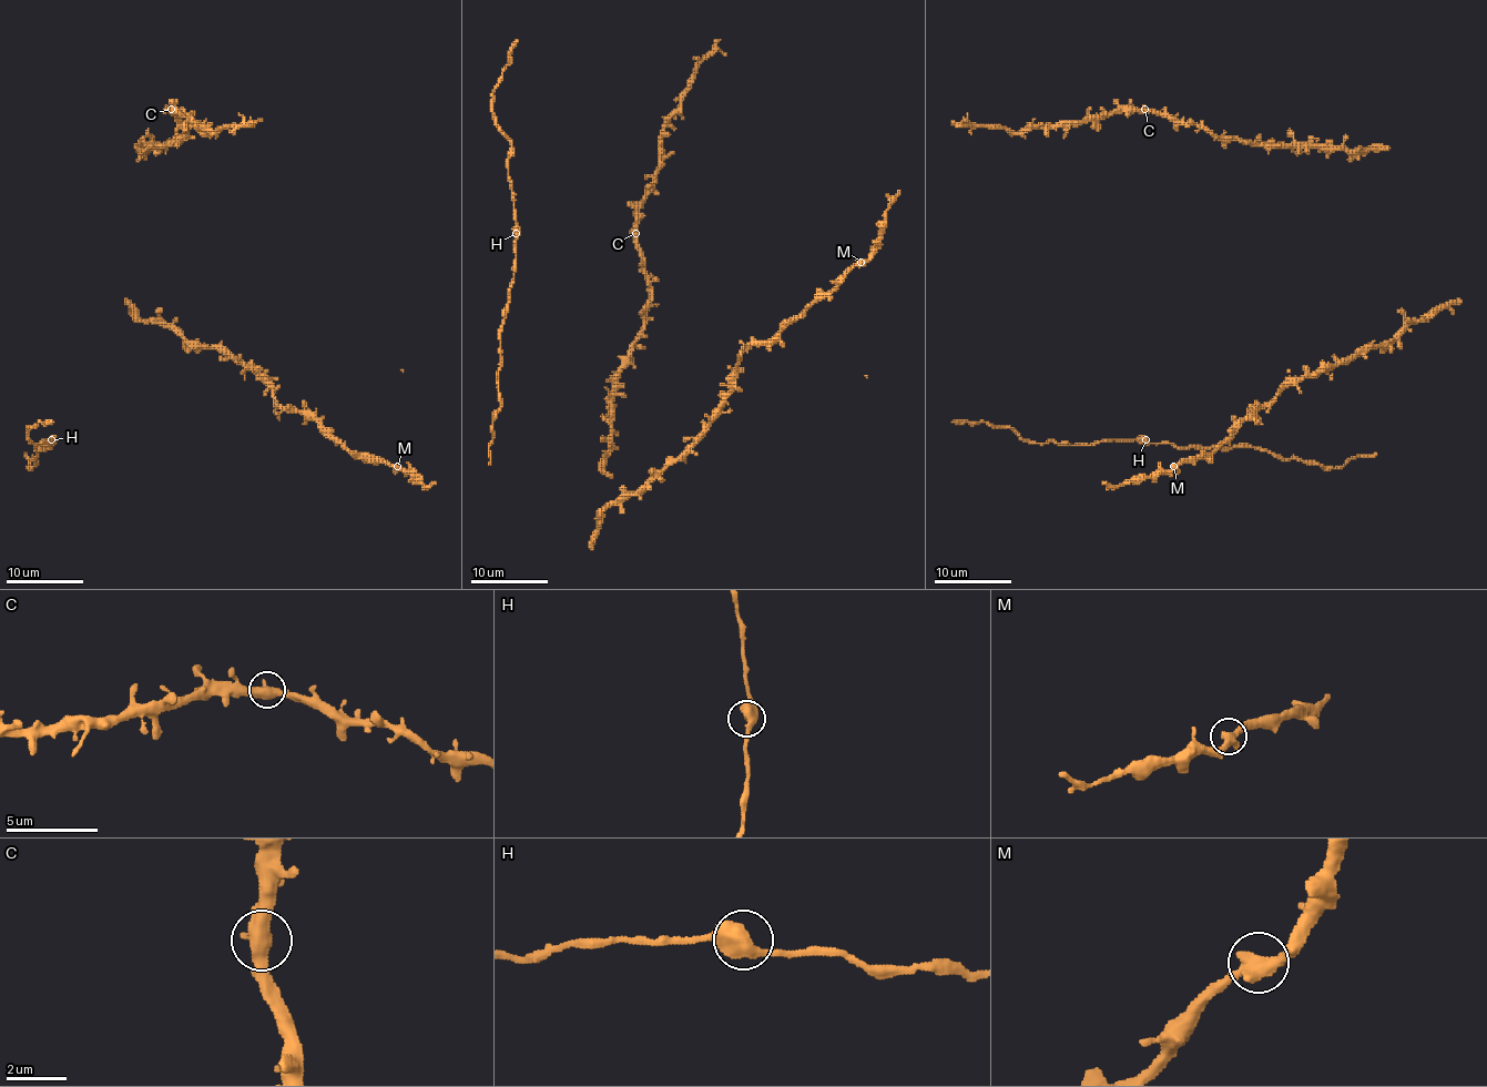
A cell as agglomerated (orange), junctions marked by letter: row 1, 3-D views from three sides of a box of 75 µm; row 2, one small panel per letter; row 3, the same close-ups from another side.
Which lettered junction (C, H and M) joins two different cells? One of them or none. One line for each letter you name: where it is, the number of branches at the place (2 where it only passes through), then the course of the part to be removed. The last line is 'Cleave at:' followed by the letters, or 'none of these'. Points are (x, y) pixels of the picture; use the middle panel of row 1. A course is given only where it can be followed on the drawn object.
Cleave at: none of these

